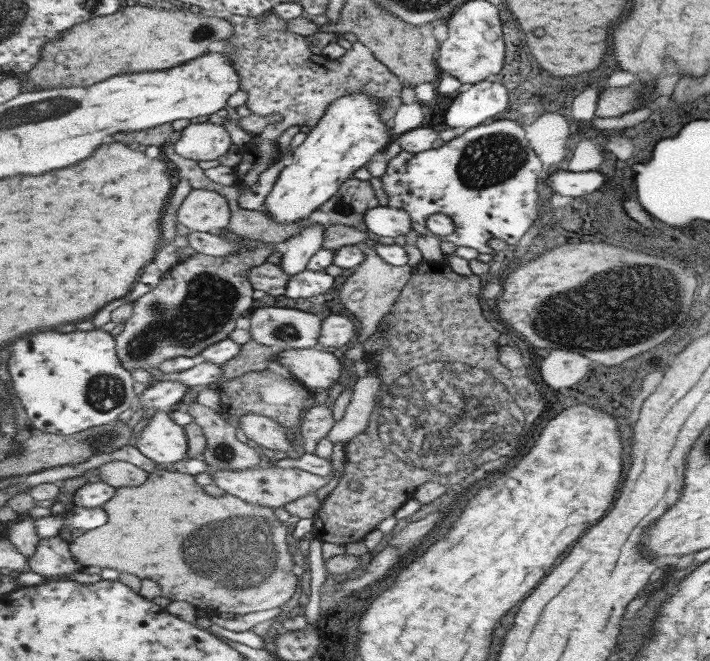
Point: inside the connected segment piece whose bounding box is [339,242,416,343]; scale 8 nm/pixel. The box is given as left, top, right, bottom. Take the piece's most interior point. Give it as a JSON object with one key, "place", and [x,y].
{"place":[372,291]}

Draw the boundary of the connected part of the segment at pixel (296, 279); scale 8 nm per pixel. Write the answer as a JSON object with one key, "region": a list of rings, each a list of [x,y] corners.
{"region":[[[304,270],[289,279],[286,296],[289,298],[311,298],[327,292],[335,286],[335,277],[325,271]]]}

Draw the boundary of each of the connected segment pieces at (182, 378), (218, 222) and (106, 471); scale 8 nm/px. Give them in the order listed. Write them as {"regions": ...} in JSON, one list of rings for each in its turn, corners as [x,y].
{"regions":[[[[198,362],[189,370],[180,372],[181,374],[167,374],[160,368],[155,369],[153,375],[150,376],[150,385],[158,385],[164,381],[184,382],[188,386],[207,386],[216,383],[225,378],[222,366],[224,364],[215,364],[214,362]]],[[[193,189],[182,203],[181,208],[179,208],[178,222],[195,232],[215,233],[220,228],[225,229],[232,218],[231,205],[229,205],[229,201],[221,193],[215,192],[214,190]]],[[[123,460],[109,461],[99,468],[99,480],[114,487],[138,487],[148,478],[150,473]]]]}

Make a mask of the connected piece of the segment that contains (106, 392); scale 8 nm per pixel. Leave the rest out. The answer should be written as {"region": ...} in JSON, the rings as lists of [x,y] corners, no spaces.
{"region":[[[95,328],[69,334],[41,330],[13,342],[11,346],[7,346],[7,350],[11,352],[7,368],[16,396],[28,416],[30,426],[38,432],[73,435],[94,426],[103,428],[109,422],[118,420],[138,398],[133,376],[119,360],[115,339],[109,332]]]}

